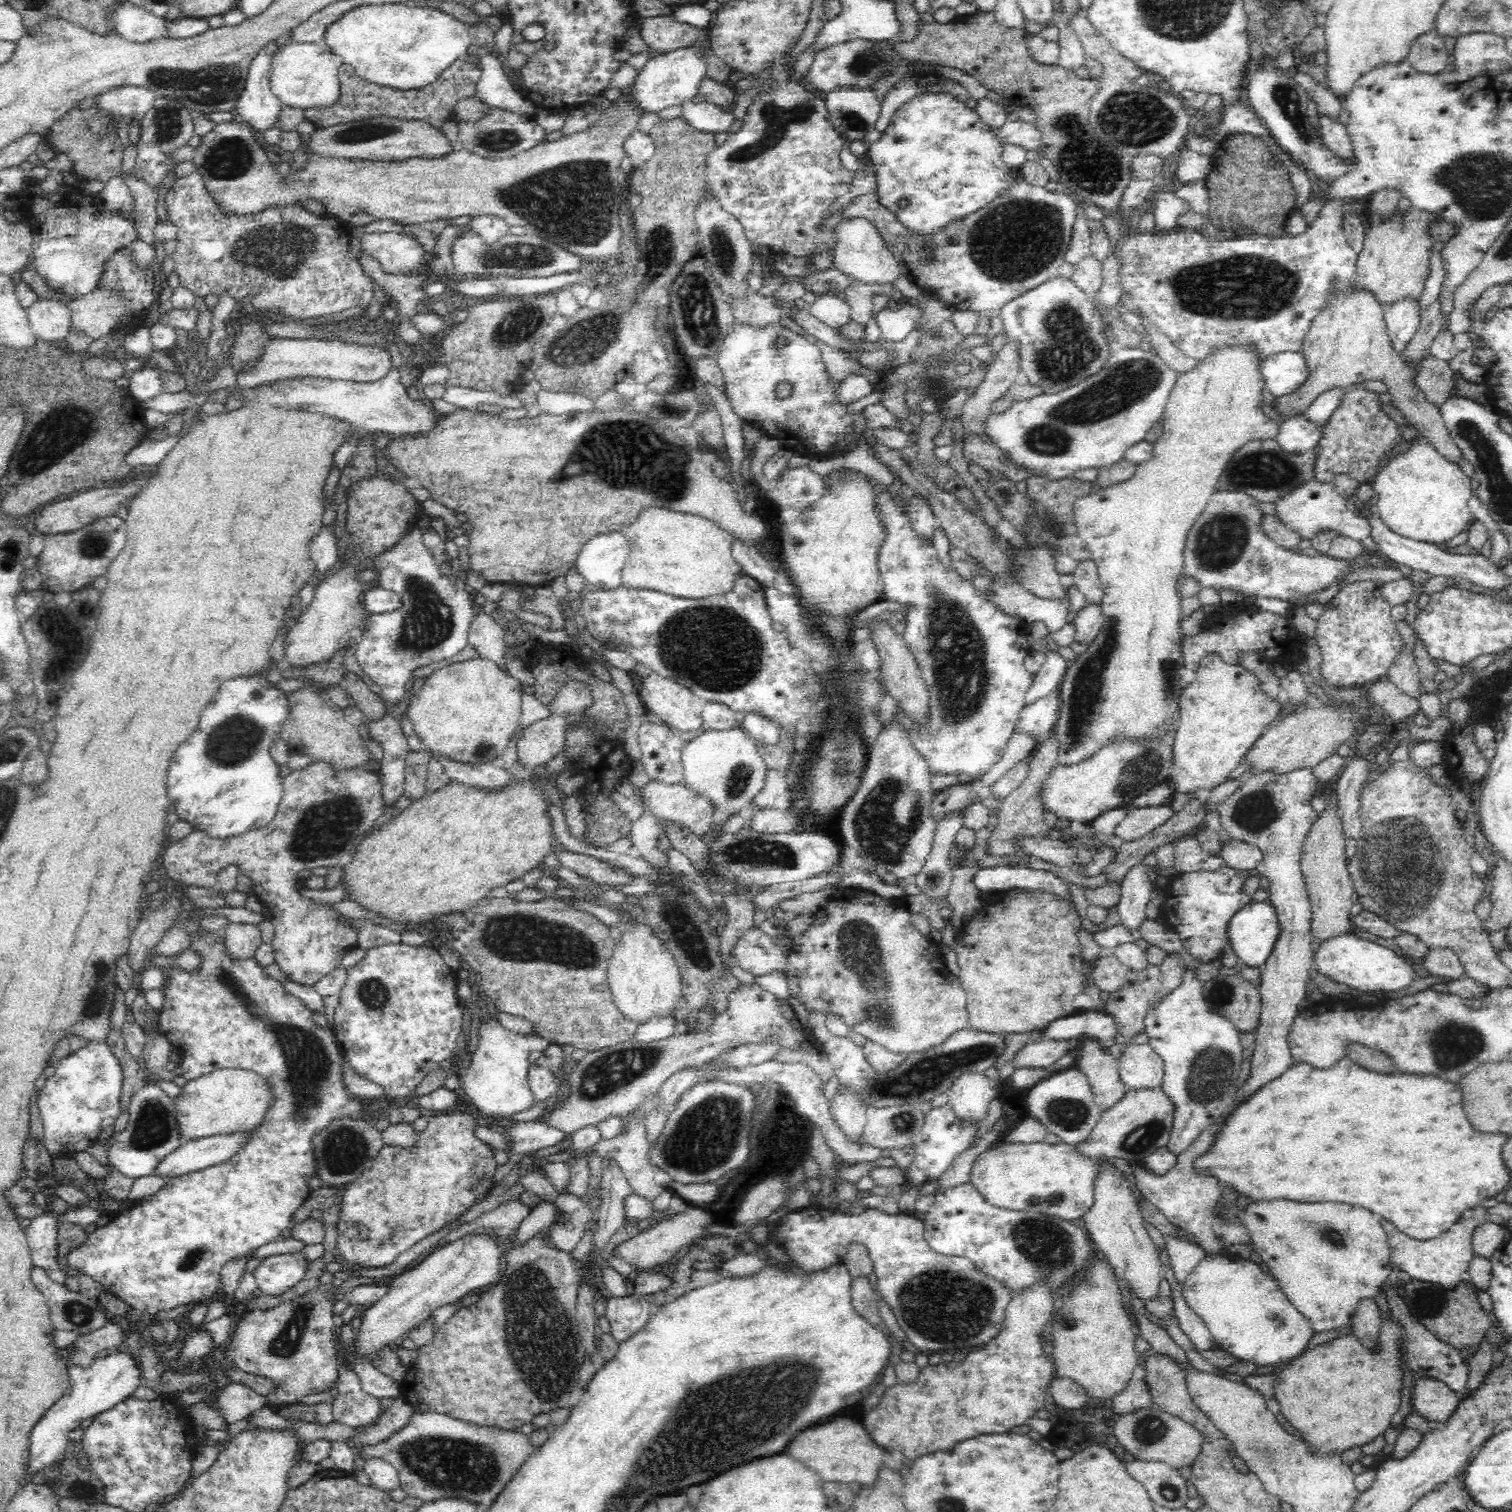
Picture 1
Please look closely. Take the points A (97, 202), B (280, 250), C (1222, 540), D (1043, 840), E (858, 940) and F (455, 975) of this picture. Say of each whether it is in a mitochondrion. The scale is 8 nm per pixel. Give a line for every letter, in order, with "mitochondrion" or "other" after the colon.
A: other
B: mitochondrion
C: mitochondrion
D: other
E: mitochondrion
F: other

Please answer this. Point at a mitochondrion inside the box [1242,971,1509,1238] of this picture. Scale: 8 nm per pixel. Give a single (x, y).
(1452, 1044)

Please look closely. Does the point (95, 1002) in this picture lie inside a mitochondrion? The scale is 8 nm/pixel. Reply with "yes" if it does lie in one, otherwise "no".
yes

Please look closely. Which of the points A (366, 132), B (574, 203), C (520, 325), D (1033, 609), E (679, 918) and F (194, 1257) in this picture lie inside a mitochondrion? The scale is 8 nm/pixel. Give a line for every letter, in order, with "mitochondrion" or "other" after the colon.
A: mitochondrion
B: mitochondrion
C: mitochondrion
D: other
E: mitochondrion
F: mitochondrion

